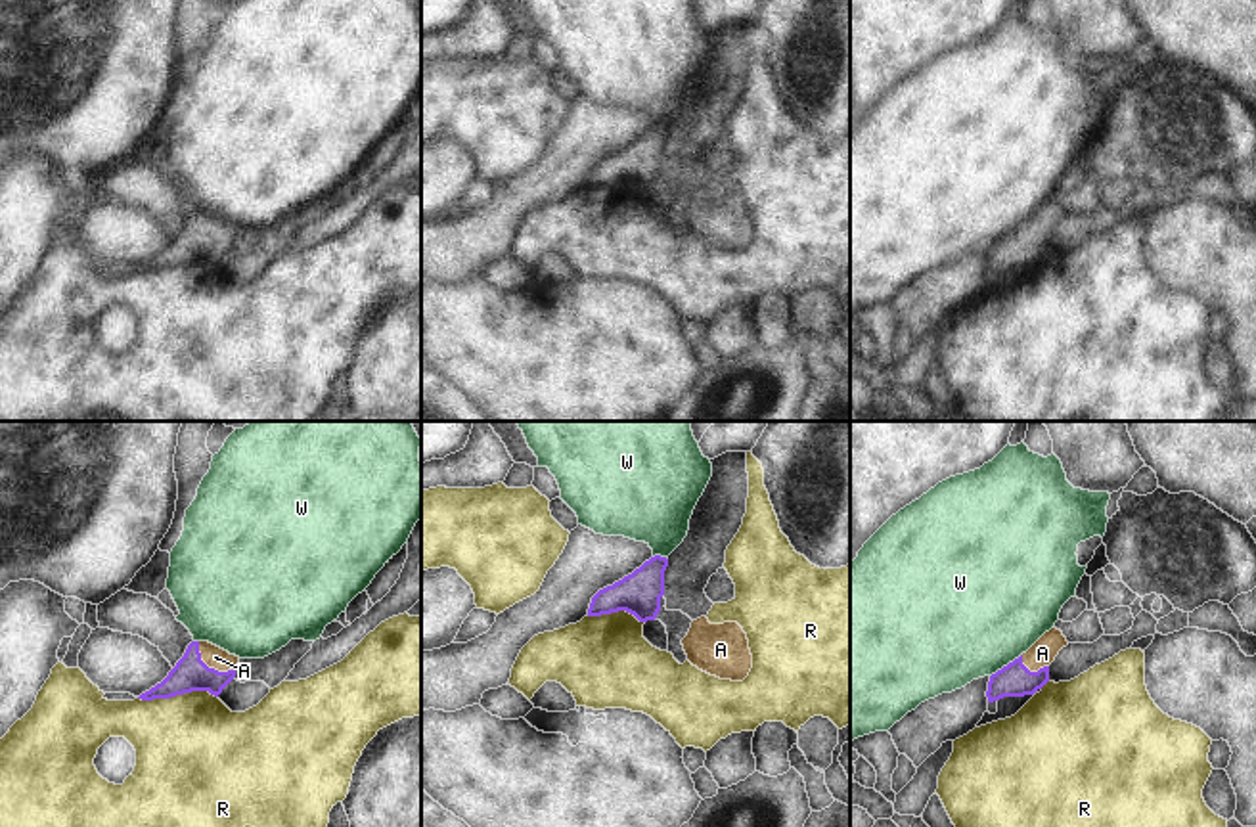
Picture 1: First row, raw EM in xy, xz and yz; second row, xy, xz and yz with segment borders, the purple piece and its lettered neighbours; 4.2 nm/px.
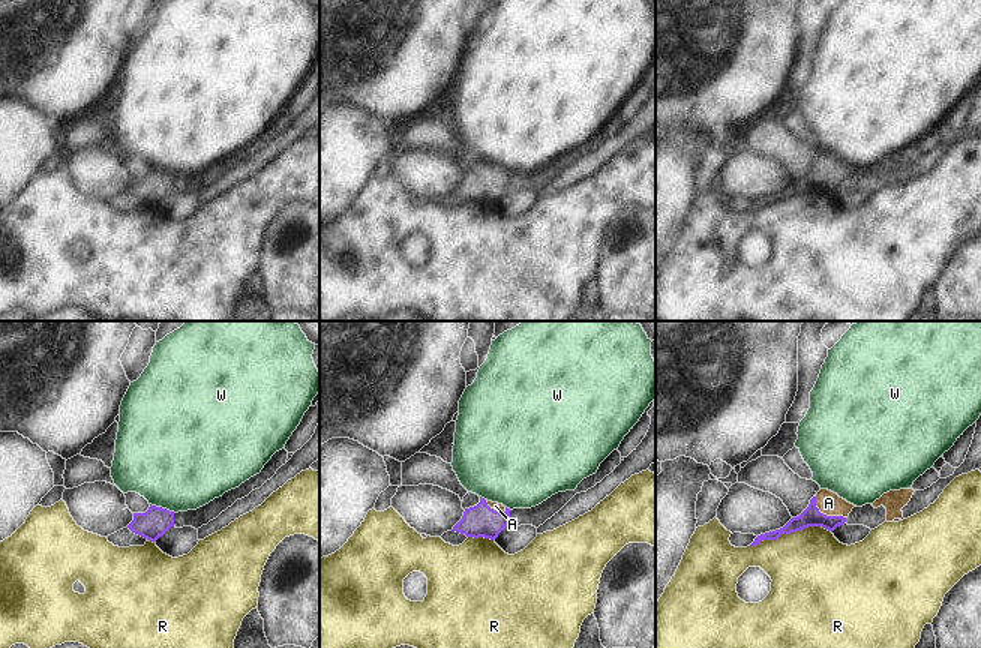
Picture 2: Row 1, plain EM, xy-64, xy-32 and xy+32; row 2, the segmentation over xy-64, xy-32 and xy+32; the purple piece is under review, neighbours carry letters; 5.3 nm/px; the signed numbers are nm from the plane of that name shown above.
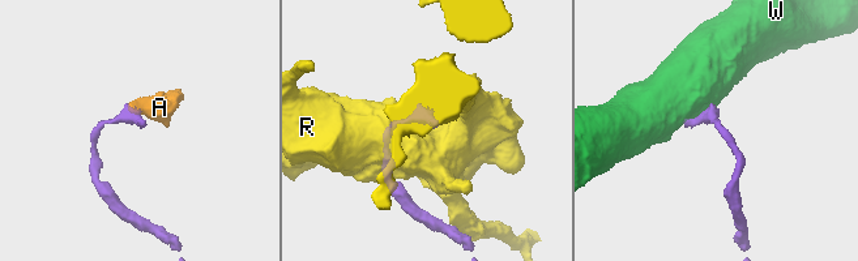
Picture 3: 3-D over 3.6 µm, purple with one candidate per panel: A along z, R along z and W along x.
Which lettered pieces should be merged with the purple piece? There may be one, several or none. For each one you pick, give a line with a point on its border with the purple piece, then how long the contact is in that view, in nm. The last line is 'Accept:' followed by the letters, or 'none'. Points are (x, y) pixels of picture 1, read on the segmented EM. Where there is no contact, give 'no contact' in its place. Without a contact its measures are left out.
A: meets purple in xy at (207, 667); contact 200 nm long
Accept: A

